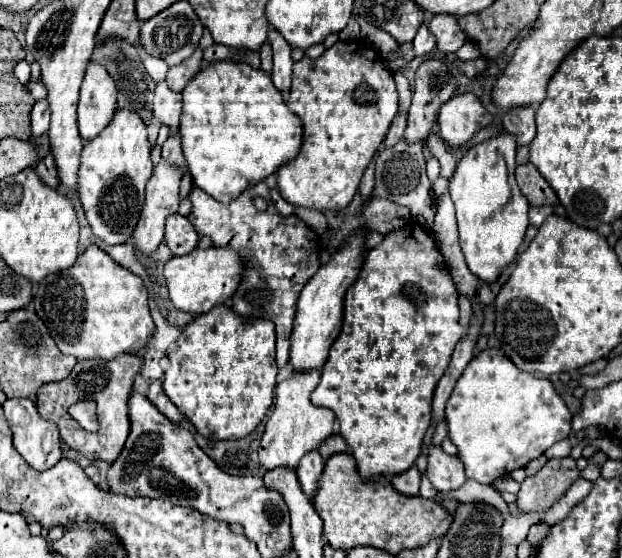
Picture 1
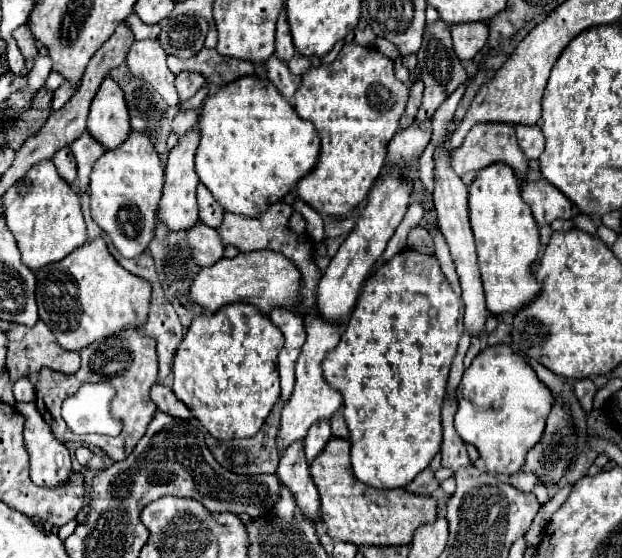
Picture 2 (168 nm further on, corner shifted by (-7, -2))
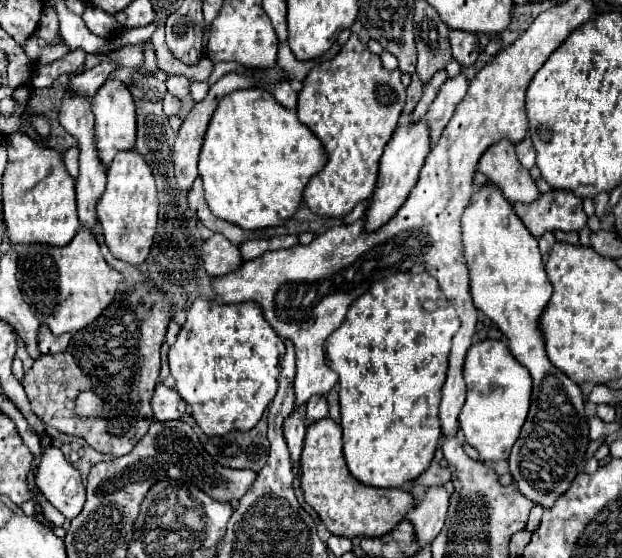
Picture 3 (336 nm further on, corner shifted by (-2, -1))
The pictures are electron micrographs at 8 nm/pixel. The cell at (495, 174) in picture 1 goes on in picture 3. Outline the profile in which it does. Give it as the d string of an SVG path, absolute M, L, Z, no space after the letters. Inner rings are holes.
M484 184L472 194L462 216L462 240L476 308L498 324L510 342L510 352L528 368L534 382L530 414L508 458L510 472L522 494L550 508L556 498L568 490L584 460L588 448L588 420L578 384L546 360L542 334L538 334L538 318L552 294L538 240L526 230L512 204L506 202L506 196L494 184Z

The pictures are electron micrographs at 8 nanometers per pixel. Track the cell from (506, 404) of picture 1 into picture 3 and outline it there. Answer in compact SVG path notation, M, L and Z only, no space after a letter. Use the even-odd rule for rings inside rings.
M484 340L468 350L464 380L468 392L460 412L460 430L466 442L478 450L480 460L506 460L530 410L532 380L528 370L512 356L502 340Z

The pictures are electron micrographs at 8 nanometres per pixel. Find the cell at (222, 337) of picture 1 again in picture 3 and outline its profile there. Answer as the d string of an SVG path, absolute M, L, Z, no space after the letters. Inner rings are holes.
M196 300L190 310L186 324L182 326L176 342L170 346L168 362L170 374L176 380L176 392L188 402L190 414L208 436L222 436L226 432L252 430L262 418L264 410L272 402L278 390L280 354L284 354L284 340L268 326L262 316L262 308L256 302L222 304L216 300Z

